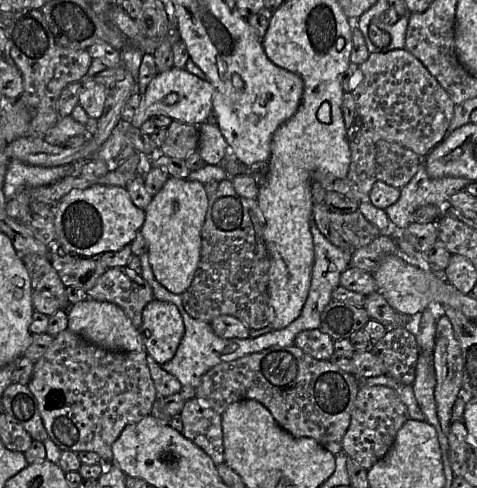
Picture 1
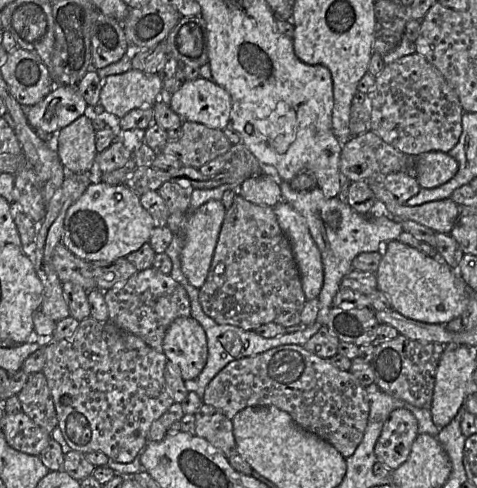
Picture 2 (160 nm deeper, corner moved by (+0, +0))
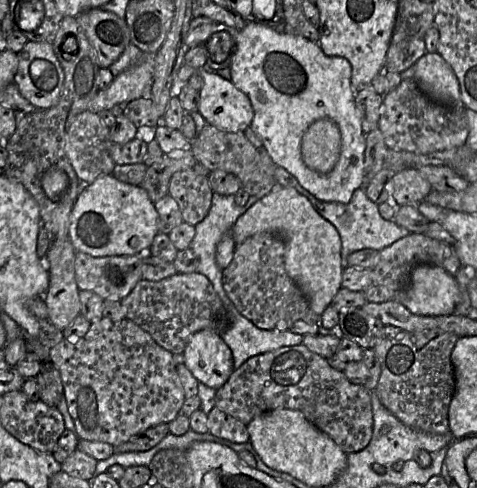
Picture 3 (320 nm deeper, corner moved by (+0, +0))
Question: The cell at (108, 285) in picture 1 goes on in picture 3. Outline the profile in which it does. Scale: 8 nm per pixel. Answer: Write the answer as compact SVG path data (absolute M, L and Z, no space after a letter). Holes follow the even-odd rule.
M193 272L175 274L157 281L140 280L122 300L126 319L147 332L153 340L173 355L182 354L190 336L201 330L212 330L219 335L225 333L233 323L233 315L227 311L212 283L203 274Z

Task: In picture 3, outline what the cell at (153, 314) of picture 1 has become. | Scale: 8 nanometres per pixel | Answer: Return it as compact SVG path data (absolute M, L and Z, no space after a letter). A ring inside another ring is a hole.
M212 330L192 334L182 354L183 364L193 376L215 390L222 387L235 370L230 348Z

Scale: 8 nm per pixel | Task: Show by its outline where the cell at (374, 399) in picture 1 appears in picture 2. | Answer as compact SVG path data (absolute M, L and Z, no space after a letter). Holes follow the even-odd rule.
M397 408L384 422L375 445L378 462L390 469L396 469L409 457L418 432L415 416L406 408Z

